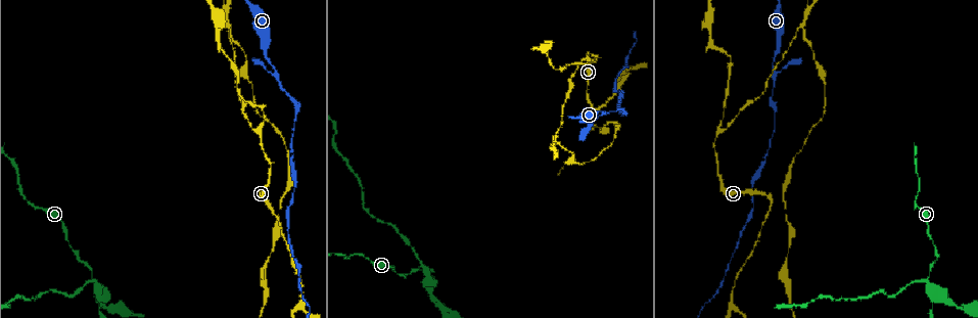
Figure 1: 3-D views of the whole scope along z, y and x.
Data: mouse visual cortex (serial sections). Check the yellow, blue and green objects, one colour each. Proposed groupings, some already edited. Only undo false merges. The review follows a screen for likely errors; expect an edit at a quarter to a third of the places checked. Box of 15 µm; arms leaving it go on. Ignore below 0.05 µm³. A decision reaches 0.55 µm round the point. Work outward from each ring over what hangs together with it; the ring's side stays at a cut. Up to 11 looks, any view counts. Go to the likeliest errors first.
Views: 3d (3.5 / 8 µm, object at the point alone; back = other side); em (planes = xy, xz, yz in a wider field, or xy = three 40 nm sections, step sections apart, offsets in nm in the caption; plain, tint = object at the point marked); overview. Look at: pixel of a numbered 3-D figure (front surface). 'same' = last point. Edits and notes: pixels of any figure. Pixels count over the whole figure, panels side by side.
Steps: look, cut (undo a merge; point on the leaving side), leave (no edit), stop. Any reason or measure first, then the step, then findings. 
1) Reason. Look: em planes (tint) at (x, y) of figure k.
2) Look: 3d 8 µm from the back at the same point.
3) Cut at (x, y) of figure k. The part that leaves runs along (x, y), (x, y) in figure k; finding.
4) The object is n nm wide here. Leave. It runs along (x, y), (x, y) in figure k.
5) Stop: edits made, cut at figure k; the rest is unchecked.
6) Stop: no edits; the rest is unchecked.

Arms part here. Look: em xy step 3 (tint) at (718, 131) of figure 1.

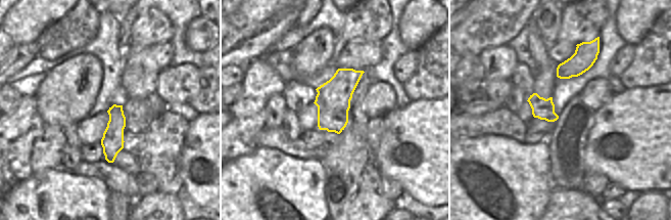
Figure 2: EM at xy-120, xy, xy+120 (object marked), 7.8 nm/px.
Wider look. Look: 3d 3.5 µm at the same point.

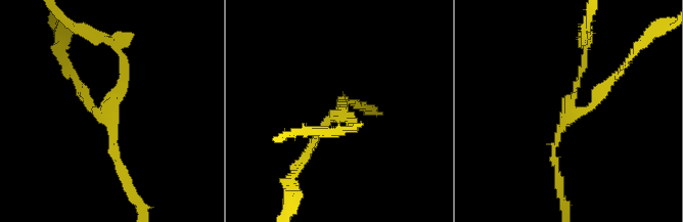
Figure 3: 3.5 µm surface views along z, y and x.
The arms are 100, 100, 150 nm wide. Cut at (600, 88) of figure 3. The part that leaves runs along (576, 114), (587, 110), (639, 44) in figure 3; two cells meet here.

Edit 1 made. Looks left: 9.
Redraw. Look: overview.

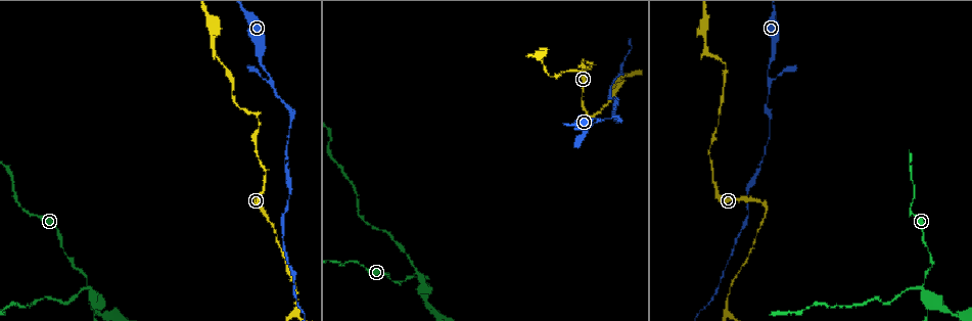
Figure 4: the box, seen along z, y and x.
Three arms meet. Look: 3d 8 µm at (922, 289) of figure 4.

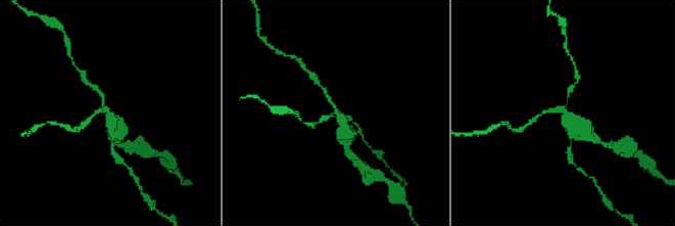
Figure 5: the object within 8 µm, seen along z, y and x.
Closer look. Look: 3d 3.5 µm at (564, 108) of figure 5.

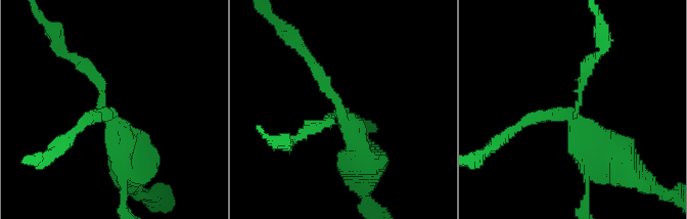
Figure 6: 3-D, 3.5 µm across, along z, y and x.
Cut at (126, 142) of figure 6. The part that leaves runs along (102, 97), (136, 170) in figure 6; a second cell is stuck on.

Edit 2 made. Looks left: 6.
See it whole again. Look: overview.

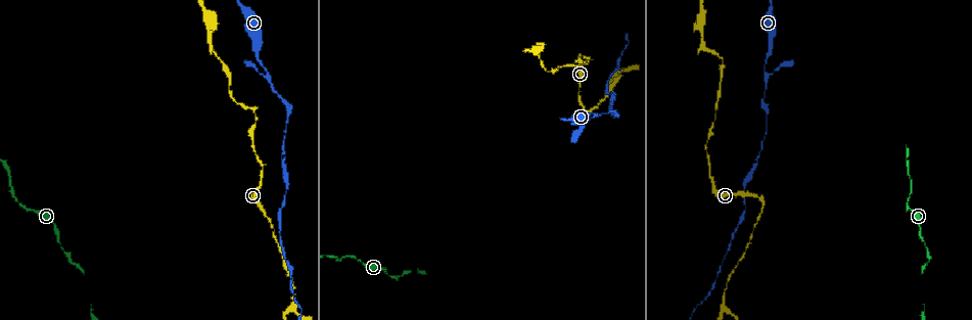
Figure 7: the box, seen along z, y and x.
Calibre changes. Look: 3d 8 µm at (265, 75) of figure 7.

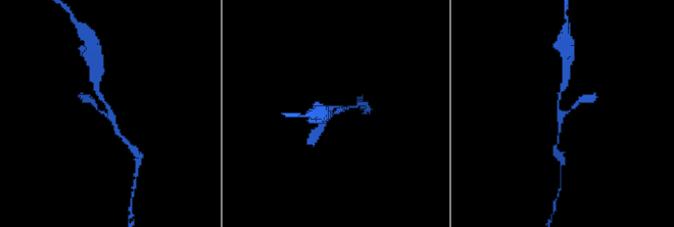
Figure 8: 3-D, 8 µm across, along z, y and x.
3 arms meet here; the arms are 150, 150, 150 nm wide. Look: em xy step 3 (tint) at (561, 115) of figure 8.

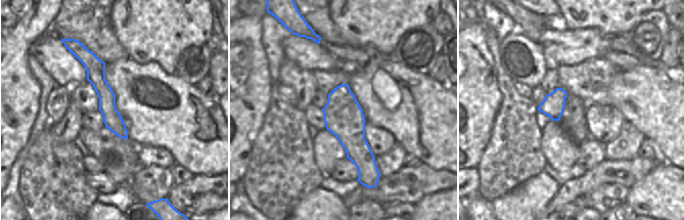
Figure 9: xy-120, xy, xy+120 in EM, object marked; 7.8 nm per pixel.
Leave. It runs along (81, 50), (125, 136) in figure 9; continuous, no second cell.

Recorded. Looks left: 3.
Look: 3d 3.5 µm at (616, 73) of figure 7.

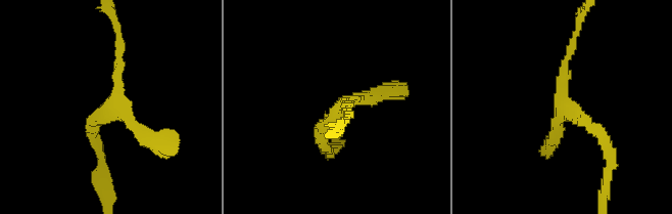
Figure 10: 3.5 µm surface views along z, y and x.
3 arms meet here; the arms are 150, 200, 200 nm wide. Look: em xy step 3 (tint) at (113, 101) of figure 10.

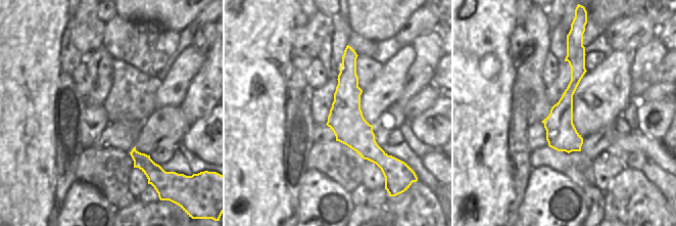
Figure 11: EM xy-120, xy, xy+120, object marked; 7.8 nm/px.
Leave. It runs along (348, 49), (348, 125), (388, 159) in figure 11; continuous, no second cell.

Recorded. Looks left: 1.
Stop: edits made, cut at figure 3, cut at figure 6; the rest is unchecked.

